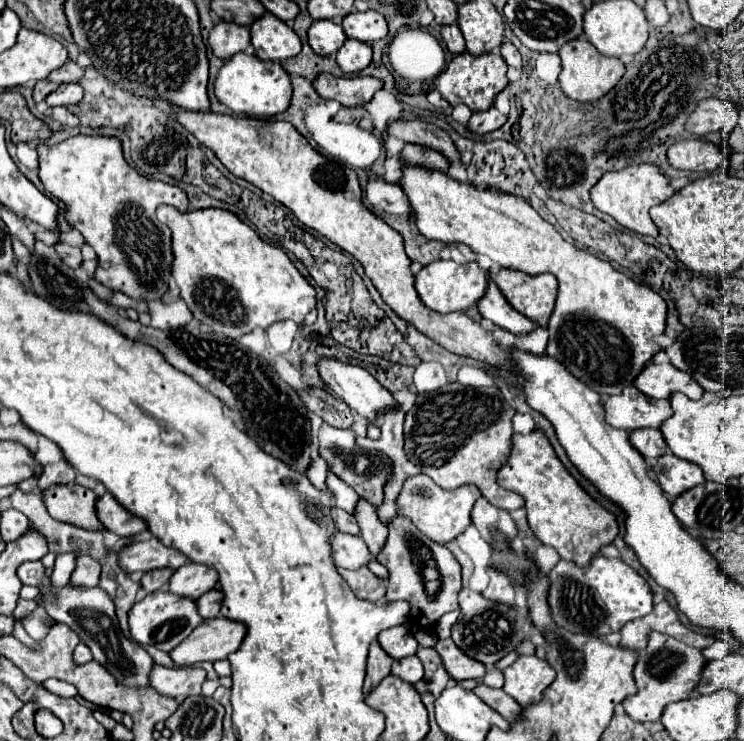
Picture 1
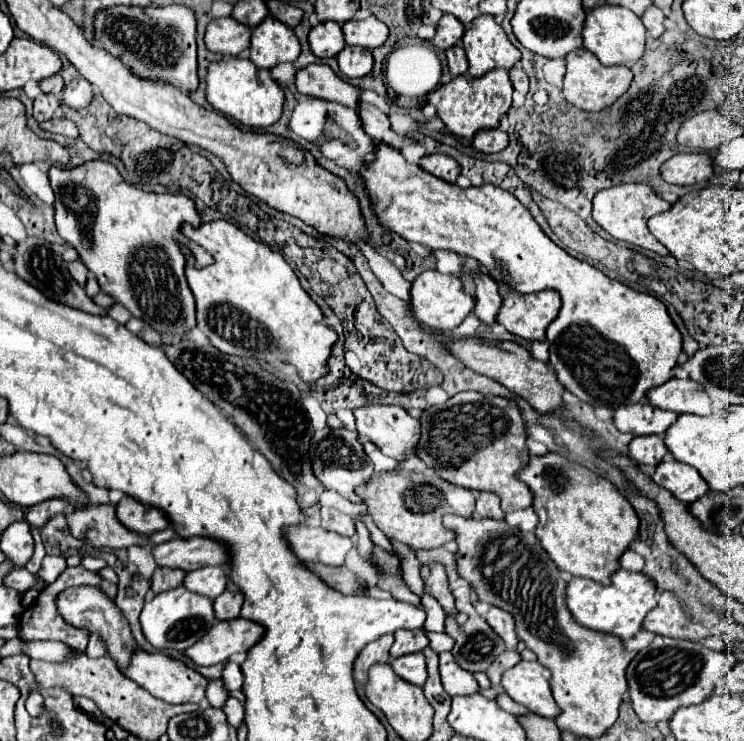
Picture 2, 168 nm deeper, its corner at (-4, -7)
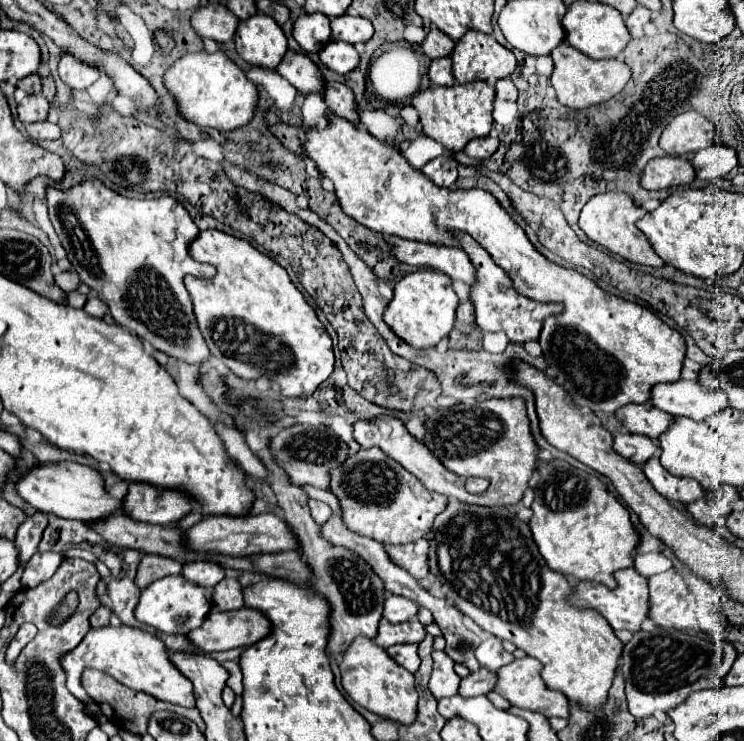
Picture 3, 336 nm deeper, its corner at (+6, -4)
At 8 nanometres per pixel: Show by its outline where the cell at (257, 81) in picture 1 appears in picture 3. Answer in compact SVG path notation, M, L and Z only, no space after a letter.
M222 50L216 52L196 52L184 54L166 74L164 74L166 88L174 94L182 114L202 126L202 128L216 128L220 132L236 130L246 126L258 108L258 88L244 76L244 70L234 64Z

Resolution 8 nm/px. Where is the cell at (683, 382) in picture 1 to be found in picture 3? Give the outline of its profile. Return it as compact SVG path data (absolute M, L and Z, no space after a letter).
M678 380L670 384L656 384L650 392L652 406L672 414L672 416L686 416L692 420L704 420L716 410L716 402L720 410L728 406L728 400L720 392L716 400L714 392L700 386L694 380Z

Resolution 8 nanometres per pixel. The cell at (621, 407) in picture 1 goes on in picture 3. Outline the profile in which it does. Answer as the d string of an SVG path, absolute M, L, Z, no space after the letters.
M628 404L616 412L616 418L622 422L622 426L628 432L644 434L652 440L658 440L658 436L672 422L670 414L648 404Z

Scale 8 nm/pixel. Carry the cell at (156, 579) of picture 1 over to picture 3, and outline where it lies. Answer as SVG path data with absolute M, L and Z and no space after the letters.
M146 554L138 566L138 574L136 574L136 584L138 588L146 588L152 582L164 578L164 576L174 576L180 574L182 562L178 562L176 558L164 558L164 556L152 556Z

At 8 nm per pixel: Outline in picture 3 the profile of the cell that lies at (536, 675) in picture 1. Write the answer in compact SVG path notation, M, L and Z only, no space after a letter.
M524 656L522 660L514 660L514 662L506 664L506 666L502 666L500 672L496 672L498 680L496 680L494 690L502 698L506 698L512 706L526 708L526 710L532 710L532 712L540 712L546 718L550 718L550 716L568 718L568 706L570 706L568 700L560 692L552 692L552 690L546 688L544 680L540 678L540 670L542 670L542 664L536 658Z

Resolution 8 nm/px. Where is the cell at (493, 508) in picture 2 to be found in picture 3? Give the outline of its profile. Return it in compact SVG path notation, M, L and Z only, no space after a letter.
M468 478L466 480L466 488L472 494L482 494L482 492L488 490L488 486L490 486L490 482L484 480L484 478Z

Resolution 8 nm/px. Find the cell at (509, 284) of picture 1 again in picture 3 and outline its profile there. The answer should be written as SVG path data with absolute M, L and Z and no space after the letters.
M458 232L458 234L464 244L462 250L470 256L470 260L478 272L478 282L472 286L470 298L476 308L476 324L480 326L480 330L484 330L484 332L500 332L502 330L510 338L510 342L518 342L518 344L524 344L528 340L538 340L544 318L552 316L552 314L560 314L562 304L534 302L534 300L518 294L512 288L506 272L494 264L492 256L488 256L488 252L484 252L484 248L480 248L480 244L476 244L476 240L472 240L472 236L468 236L464 232Z

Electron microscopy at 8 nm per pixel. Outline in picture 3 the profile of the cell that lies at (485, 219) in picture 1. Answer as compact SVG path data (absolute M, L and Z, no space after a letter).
M336 116L332 118L326 130L316 128L306 130L304 152L318 164L322 174L334 182L334 192L340 200L342 210L362 226L380 234L394 234L408 240L424 240L430 244L444 244L452 248L454 246L460 248L456 232L466 232L488 250L494 262L514 282L516 292L532 300L560 300L564 304L564 312L558 314L558 322L544 322L538 342L542 346L544 360L548 360L546 364L556 370L556 384L560 384L580 408L586 406L596 414L598 412L612 414L620 406L630 402L644 404L650 398L650 388L654 384L680 380L680 368L682 358L686 354L686 346L684 338L676 330L666 326L646 306L628 302L616 294L608 294L584 274L550 262L532 246L526 232L510 216L506 216L504 208L500 208L500 202L492 198L490 192L484 192L482 188L468 190L440 188L432 184L432 180L428 180L420 170L412 168L398 148L390 148L388 144L370 136L364 128L360 130L348 120Z

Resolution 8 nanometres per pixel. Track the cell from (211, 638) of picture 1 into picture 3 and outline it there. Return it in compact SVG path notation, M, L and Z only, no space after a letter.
M252 608L230 612L210 612L204 624L188 634L188 640L202 654L230 648L246 648L262 640L270 632L268 618Z

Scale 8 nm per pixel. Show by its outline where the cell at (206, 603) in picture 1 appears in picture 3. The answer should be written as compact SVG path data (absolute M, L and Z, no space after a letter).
M224 578L214 586L214 594L212 600L216 604L218 610L226 612L226 610L238 610L244 606L242 602L242 586L238 580L234 578Z

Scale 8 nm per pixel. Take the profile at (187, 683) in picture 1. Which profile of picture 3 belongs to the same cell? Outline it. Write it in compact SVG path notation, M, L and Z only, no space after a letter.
M130 626L92 628L72 652L66 652L64 656L60 656L60 664L68 678L68 690L83 703L88 702L86 700L89 696L80 686L80 674L88 666L88 668L96 668L110 674L114 680L118 680L120 684L132 690L152 694L164 702L172 702L186 708L192 708L196 704L192 682L172 664L168 648L154 634L138 630L138 628L130 628Z

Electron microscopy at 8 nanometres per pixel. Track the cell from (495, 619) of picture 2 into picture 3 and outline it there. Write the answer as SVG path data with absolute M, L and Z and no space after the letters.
M492 634L486 636L486 640L476 648L476 658L480 664L484 664L492 672L496 672L500 666L514 660L514 656L510 652L504 652L502 640Z

